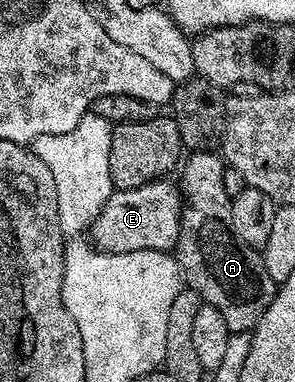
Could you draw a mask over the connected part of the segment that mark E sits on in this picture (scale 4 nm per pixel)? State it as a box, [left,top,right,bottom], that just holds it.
[89,178,183,254]

